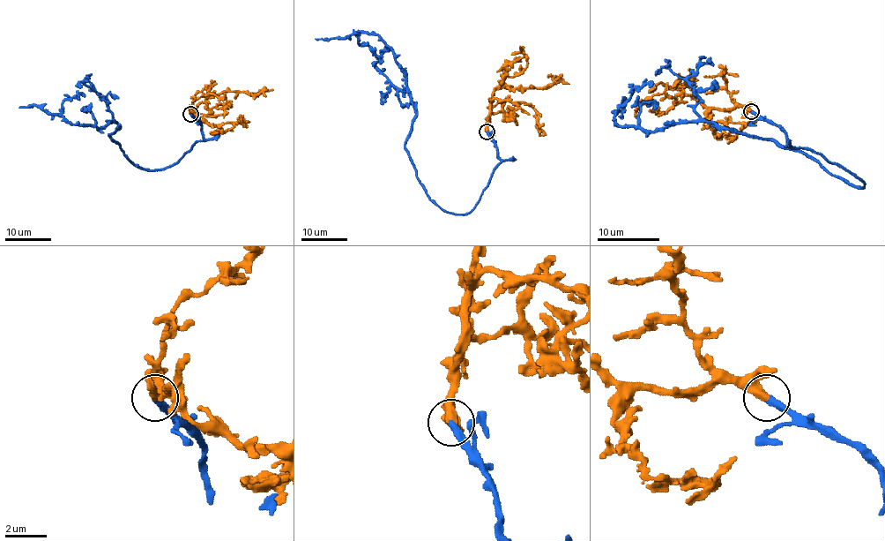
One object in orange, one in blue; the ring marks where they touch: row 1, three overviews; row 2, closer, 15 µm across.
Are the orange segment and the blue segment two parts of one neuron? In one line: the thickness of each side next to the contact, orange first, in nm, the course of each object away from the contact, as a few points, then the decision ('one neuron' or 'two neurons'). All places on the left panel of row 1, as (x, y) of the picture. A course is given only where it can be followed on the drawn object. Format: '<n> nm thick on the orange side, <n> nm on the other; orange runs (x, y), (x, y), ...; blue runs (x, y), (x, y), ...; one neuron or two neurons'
440 nm thick on the orange side, 360 nm on the other; orange runs (191, 115), (209, 95), (273, 89); blue runs (191, 115), (204, 141), (138, 169), (108, 135), (115, 122), (62, 113), (85, 96); one neuron

